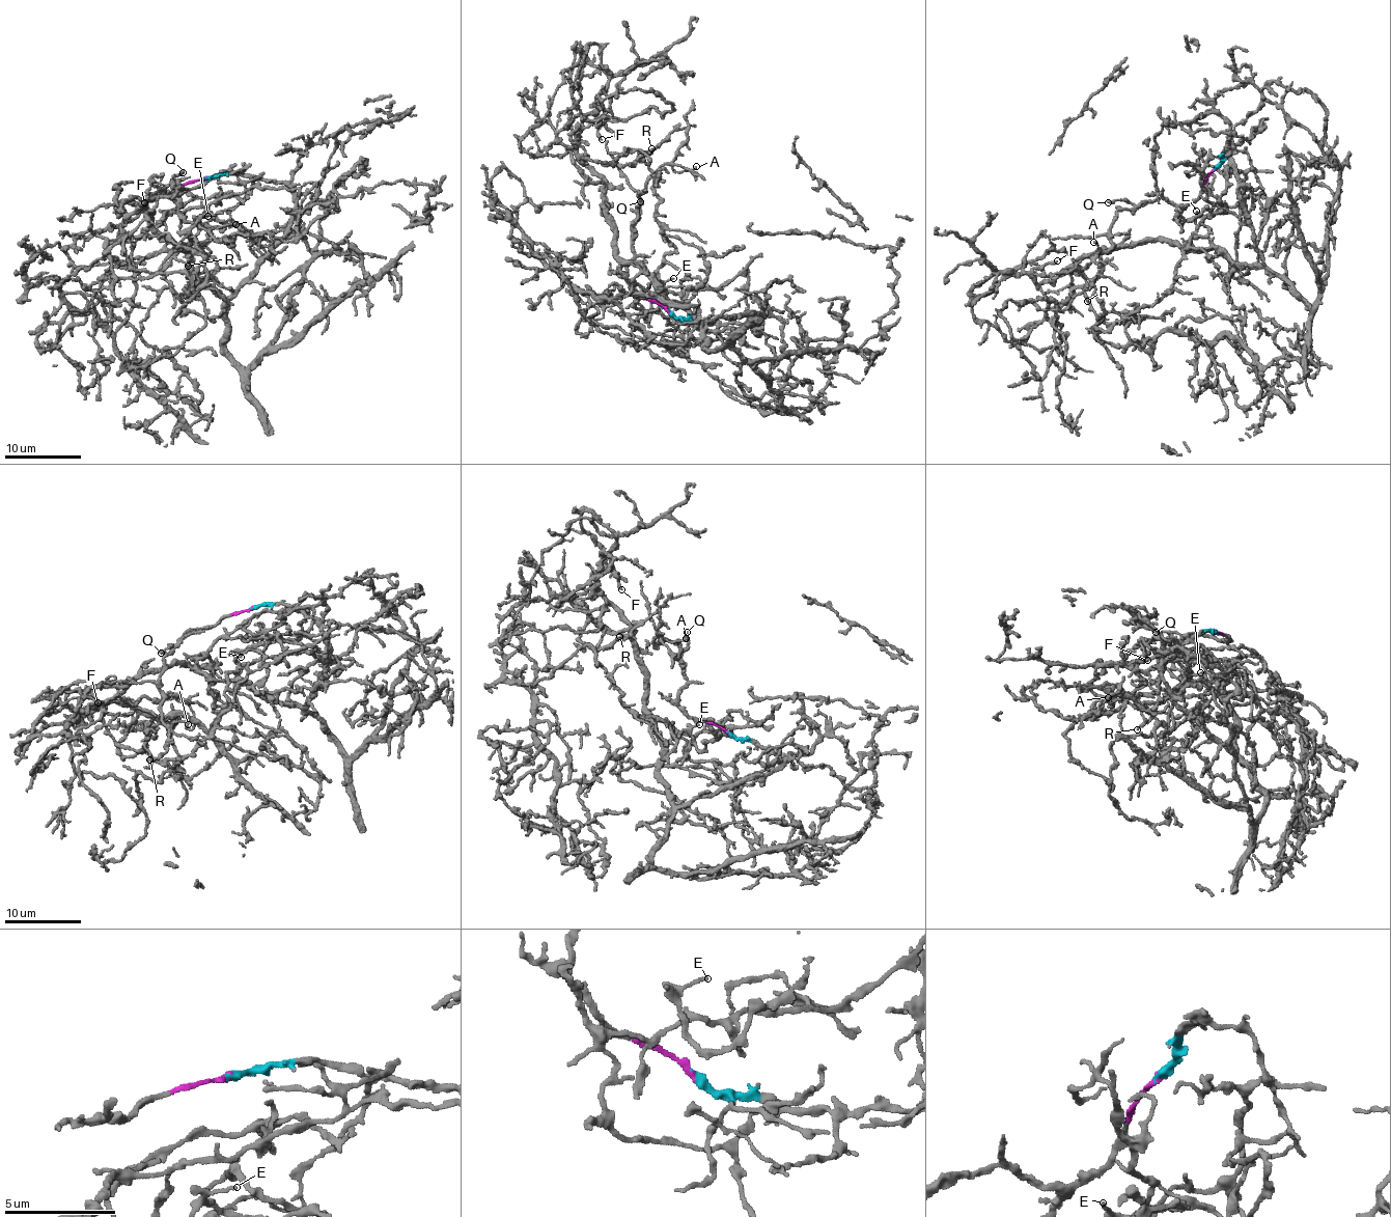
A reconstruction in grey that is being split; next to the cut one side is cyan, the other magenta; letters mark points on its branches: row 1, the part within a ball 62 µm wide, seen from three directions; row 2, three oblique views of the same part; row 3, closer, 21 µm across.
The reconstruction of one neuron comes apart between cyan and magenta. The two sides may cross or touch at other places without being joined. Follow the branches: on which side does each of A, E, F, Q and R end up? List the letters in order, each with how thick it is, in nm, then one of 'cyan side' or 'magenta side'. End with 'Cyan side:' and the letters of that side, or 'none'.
A: calibre 130 nm; magenta side
E: calibre 130 nm; cyan side
F: calibre 240 nm; cyan side
Q: calibre 220 nm; magenta side
R: calibre 140 nm; cyan side
Cyan side: E, F, R

